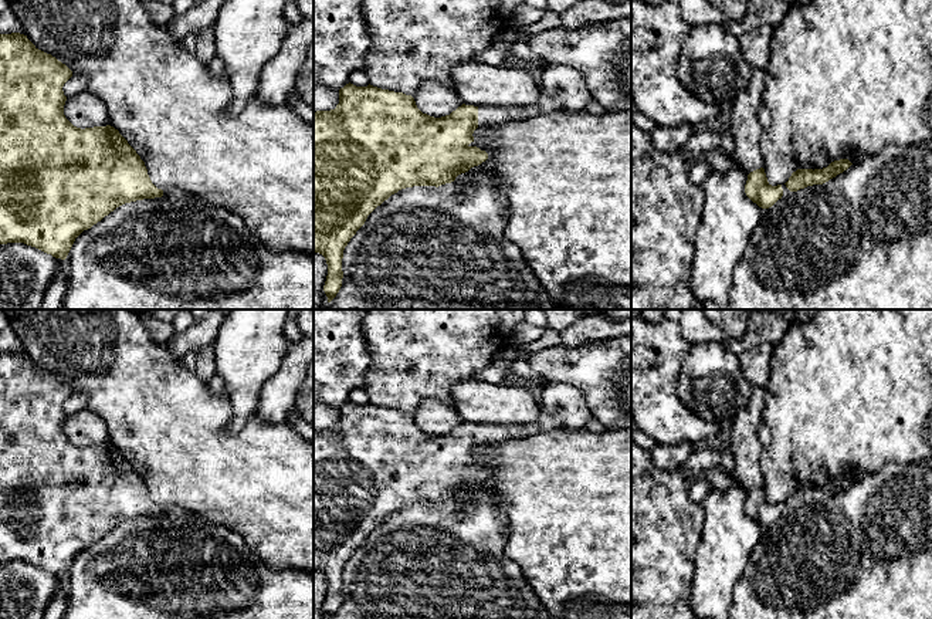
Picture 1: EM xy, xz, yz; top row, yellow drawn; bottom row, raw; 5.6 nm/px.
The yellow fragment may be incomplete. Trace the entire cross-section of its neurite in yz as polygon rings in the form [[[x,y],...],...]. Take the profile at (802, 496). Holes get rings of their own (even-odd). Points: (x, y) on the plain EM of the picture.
[[[848,477],[831,480],[823,487],[797,487],[784,503],[772,504],[767,500],[765,487],[756,487],[748,493],[745,503],[746,514],[762,528],[772,525],[790,510],[797,510],[807,504],[823,503],[847,488],[853,481]]]

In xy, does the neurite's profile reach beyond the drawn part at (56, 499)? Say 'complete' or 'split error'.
split error

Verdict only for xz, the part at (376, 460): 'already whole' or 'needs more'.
needs more

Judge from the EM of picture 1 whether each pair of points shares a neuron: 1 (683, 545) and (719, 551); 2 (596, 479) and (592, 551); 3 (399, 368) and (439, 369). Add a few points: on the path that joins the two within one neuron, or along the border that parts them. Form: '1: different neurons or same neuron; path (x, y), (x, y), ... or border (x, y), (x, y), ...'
1: different neurons; border (704, 514), (691, 579)
2: same neuron; path (596, 497), (596, 533)
3: same neuron; path (409, 364), (429, 364)

